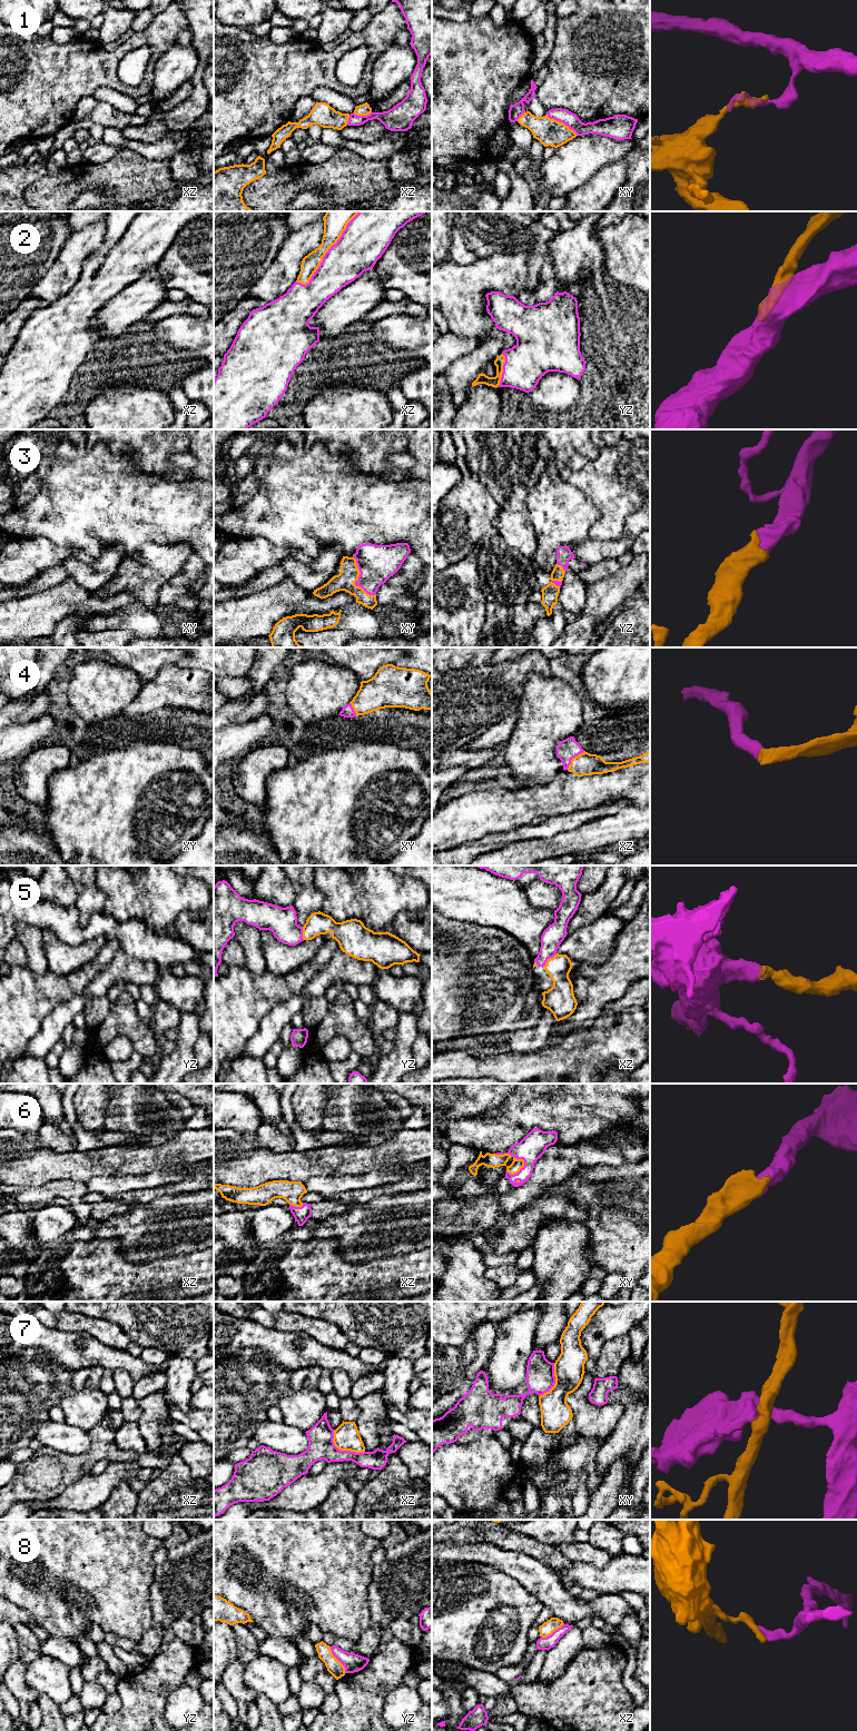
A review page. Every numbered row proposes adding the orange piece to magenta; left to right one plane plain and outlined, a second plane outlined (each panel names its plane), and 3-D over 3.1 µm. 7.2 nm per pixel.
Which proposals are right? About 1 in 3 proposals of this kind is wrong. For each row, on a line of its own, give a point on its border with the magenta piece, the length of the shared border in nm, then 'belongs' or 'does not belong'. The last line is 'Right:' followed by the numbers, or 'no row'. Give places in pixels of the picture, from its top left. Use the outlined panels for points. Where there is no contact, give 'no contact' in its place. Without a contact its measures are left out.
1: contact xy (562, 122); length 280 nm; does not belong
2: contact xz (326, 253); length 700 nm; belongs
3: contact xy (356, 581); length 320 nm; belongs
4: contact xz (573, 757); length 190 nm; belongs
5: contact xz (549, 958); length 140 nm; belongs
6: contact xy (521, 1158); length 180 nm; belongs
7: contact xz (343, 1451); length 280 nm; does not belong
8: contact yz (337, 1659); length 220 nm; does not belong
Right: 2, 3, 4, 5, 6

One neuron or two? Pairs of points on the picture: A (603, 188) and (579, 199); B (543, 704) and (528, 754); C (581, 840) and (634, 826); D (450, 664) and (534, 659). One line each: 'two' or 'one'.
A: one
B: one
C: one
D: one

